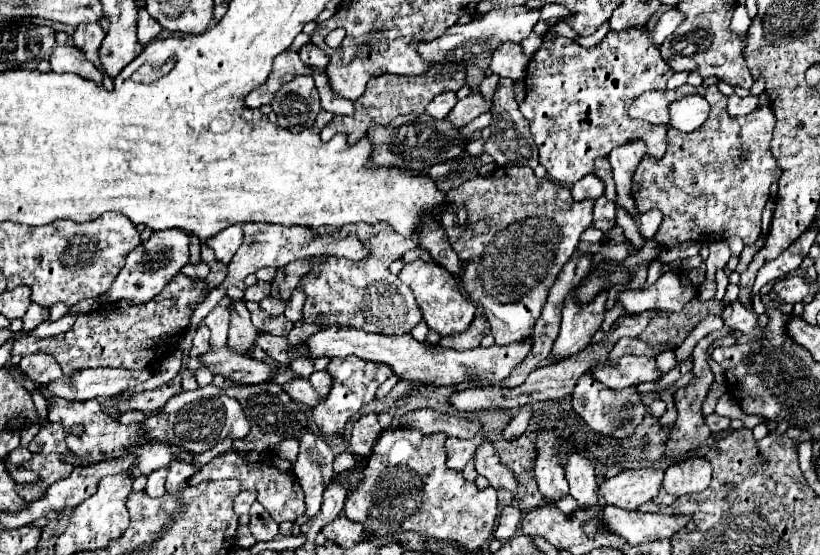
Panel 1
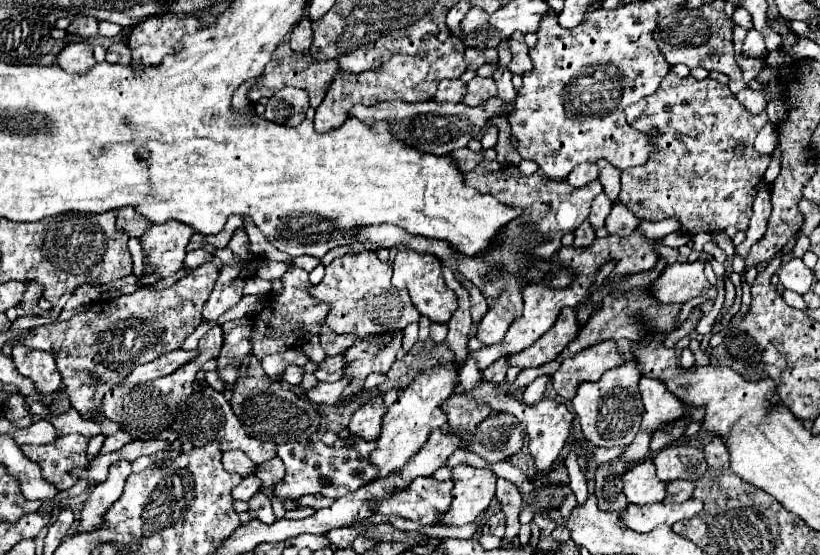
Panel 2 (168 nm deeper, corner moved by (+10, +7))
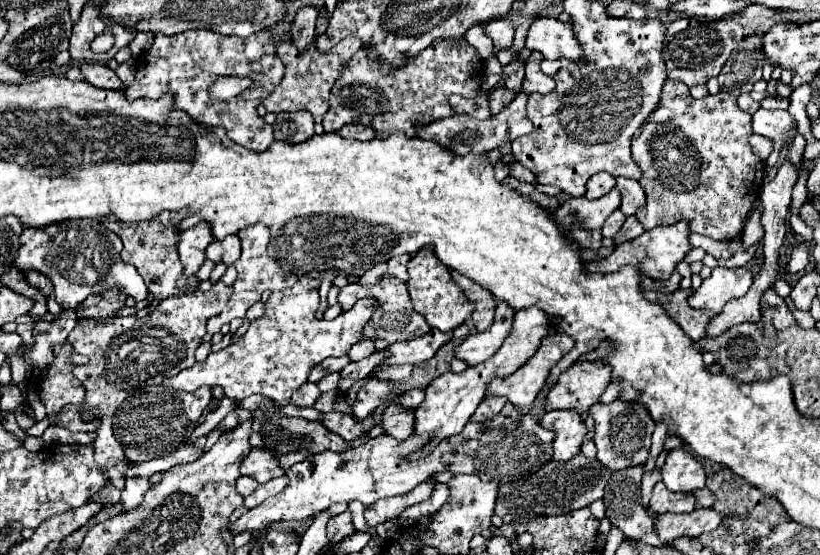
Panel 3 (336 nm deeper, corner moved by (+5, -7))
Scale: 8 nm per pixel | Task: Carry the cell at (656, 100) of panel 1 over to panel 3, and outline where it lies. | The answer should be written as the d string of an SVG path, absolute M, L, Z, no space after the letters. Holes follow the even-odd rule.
M667 79L659 107L633 135L631 143L633 159L637 159L637 165L643 169L639 183L647 195L647 201L645 207L635 213L635 217L643 223L645 231L659 225L675 225L679 221L687 221L691 233L701 233L715 241L741 241L747 215L757 201L757 191L765 175L763 161L751 151L751 133L751 115L739 109L735 95L721 91L717 95L693 99L685 83Z

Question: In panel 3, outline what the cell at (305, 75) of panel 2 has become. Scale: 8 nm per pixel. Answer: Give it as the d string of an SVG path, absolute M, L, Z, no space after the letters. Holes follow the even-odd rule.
M347 37L343 39L337 47L333 47L329 53L319 53L313 45L305 51L299 53L297 47L293 47L291 41L283 41L277 47L277 57L285 63L285 75L279 83L279 87L263 101L265 109L269 113L281 113L281 111L299 111L307 109L313 117L315 123L321 123L323 115L329 111L329 91L333 83L339 79L343 65L361 49L361 41Z

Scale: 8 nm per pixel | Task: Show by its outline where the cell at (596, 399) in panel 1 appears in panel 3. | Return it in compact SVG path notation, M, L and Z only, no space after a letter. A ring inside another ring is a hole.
M615 399L611 403L595 403L589 409L589 415L595 421L595 447L597 447L597 459L611 471L643 465L649 455L651 447L651 433L655 427L655 421L651 419L649 411L639 401L623 401Z

